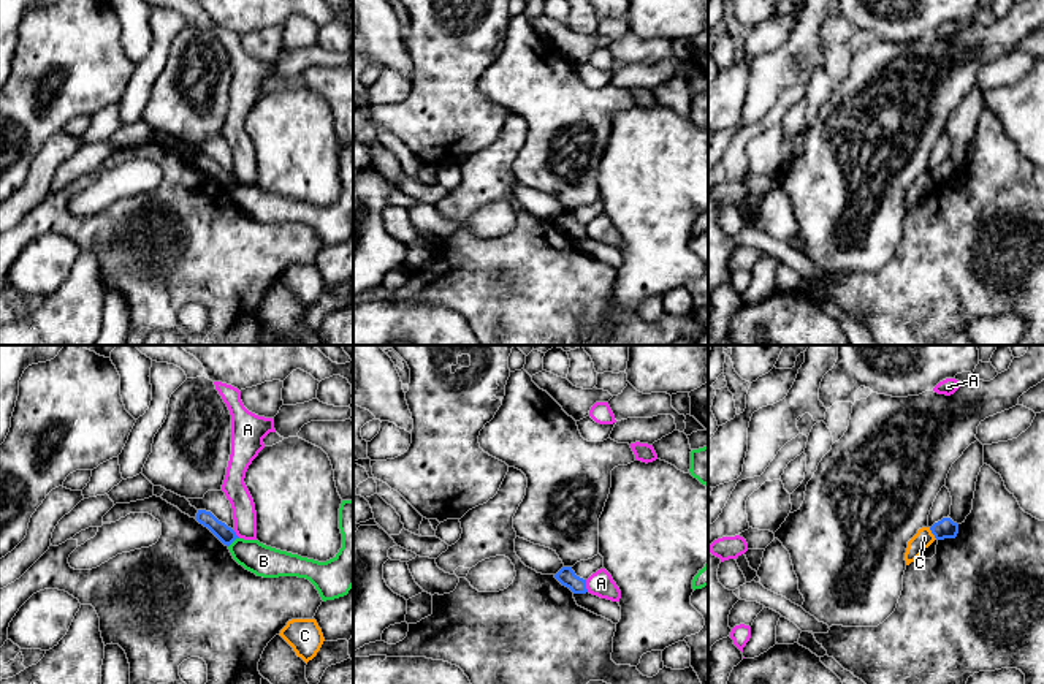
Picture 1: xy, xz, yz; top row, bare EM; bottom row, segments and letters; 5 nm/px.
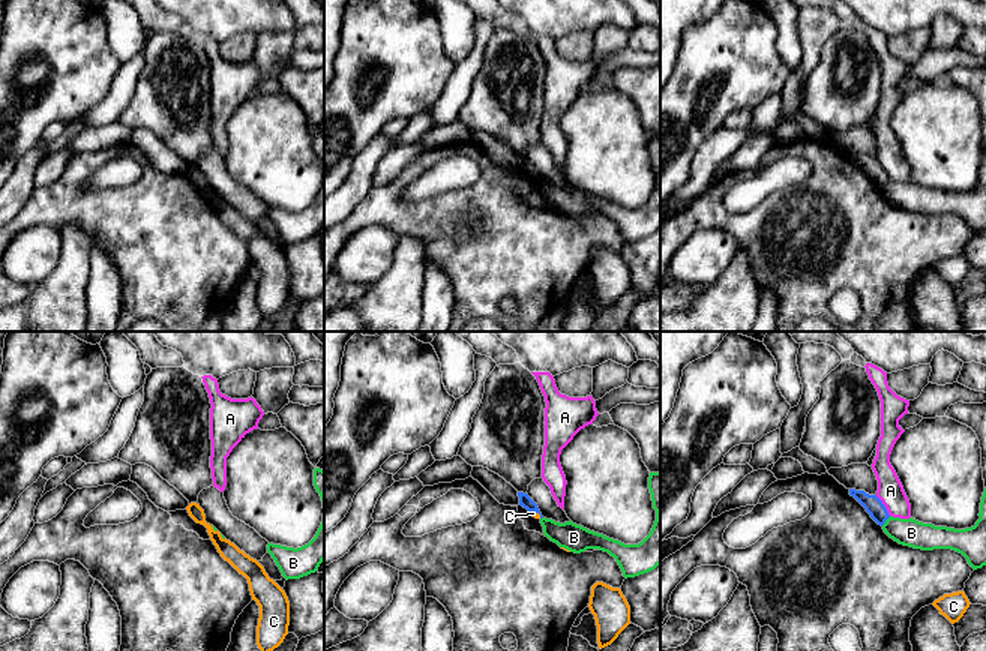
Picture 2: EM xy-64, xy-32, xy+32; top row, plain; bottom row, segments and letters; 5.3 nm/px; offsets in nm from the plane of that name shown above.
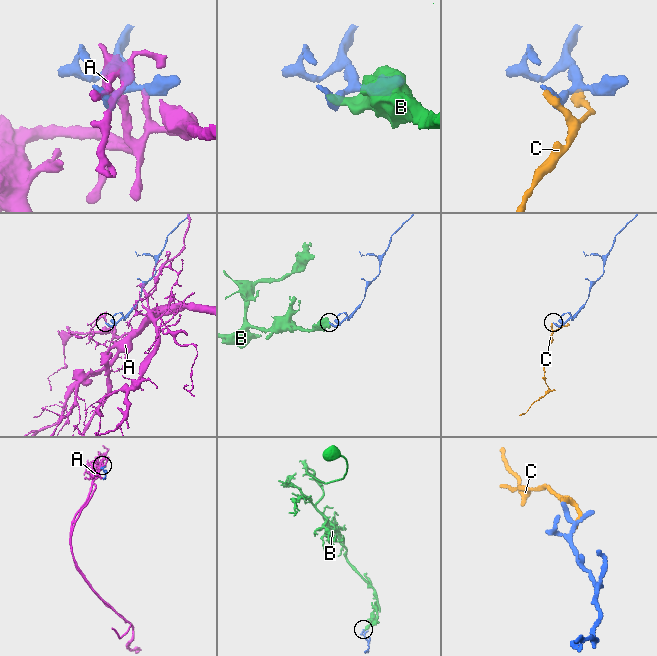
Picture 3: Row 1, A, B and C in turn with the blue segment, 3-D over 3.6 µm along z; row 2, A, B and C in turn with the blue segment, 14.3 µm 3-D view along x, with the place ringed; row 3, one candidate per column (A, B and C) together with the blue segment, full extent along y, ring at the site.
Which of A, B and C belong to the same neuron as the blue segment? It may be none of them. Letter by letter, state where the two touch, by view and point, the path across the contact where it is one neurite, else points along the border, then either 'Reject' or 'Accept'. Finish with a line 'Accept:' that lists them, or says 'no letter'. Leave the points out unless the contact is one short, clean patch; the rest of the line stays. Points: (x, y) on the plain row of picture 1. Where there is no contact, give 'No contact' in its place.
A: Touches blue at xz (585, 231). Reject
B: Touches blue at xy (233, 186). Boundary: xy (238, 182), (228, 192). Reject
C: Touches blue at yz (932, 178). Boundary: yz (929, 173), (937, 184). Reject
Accept: no letter

